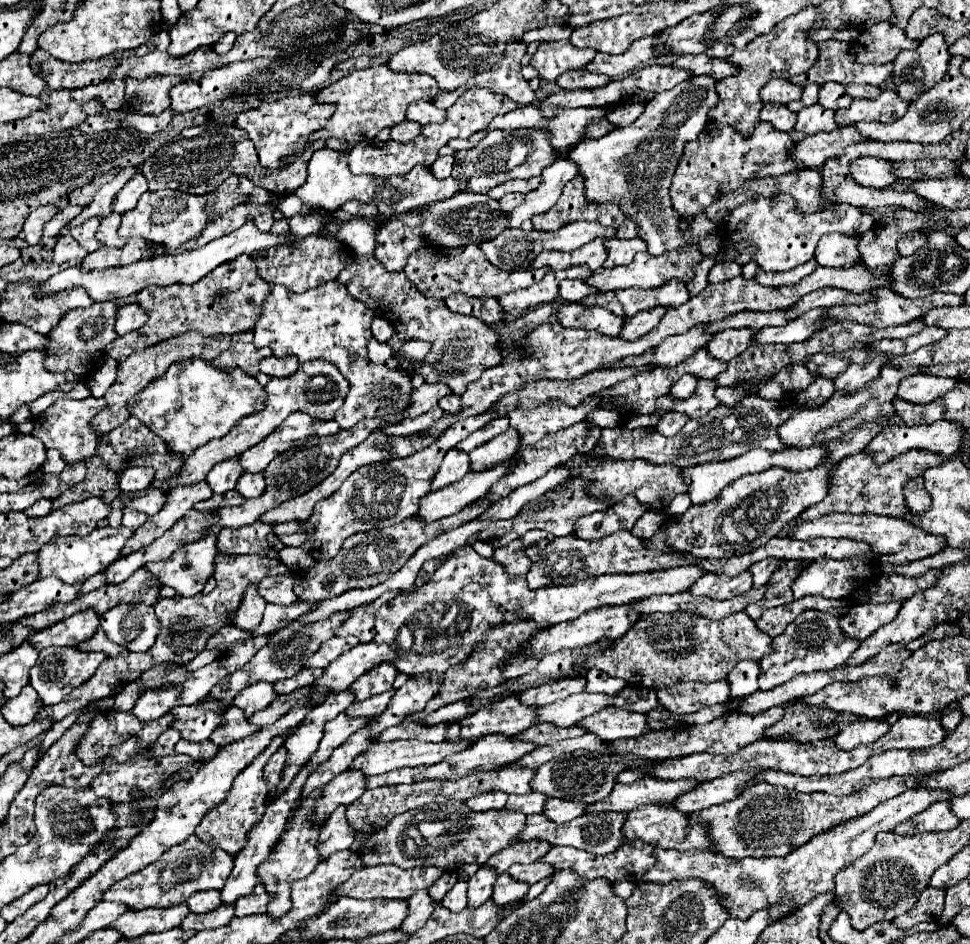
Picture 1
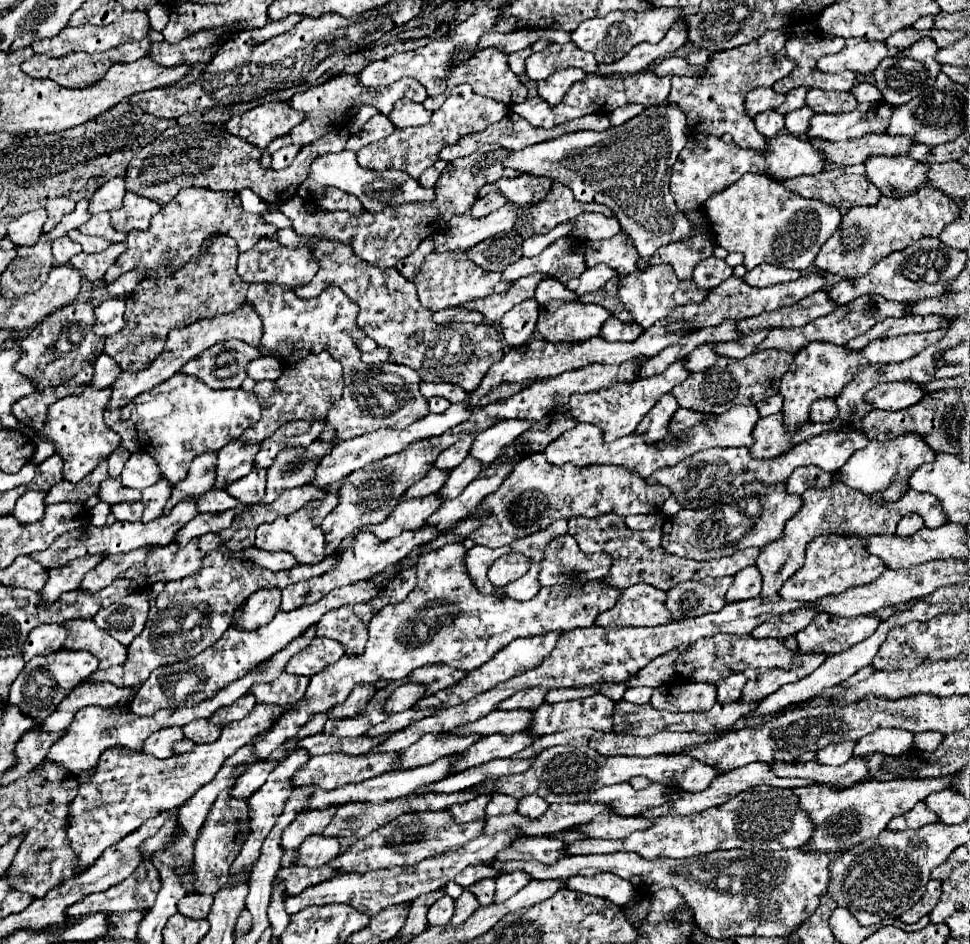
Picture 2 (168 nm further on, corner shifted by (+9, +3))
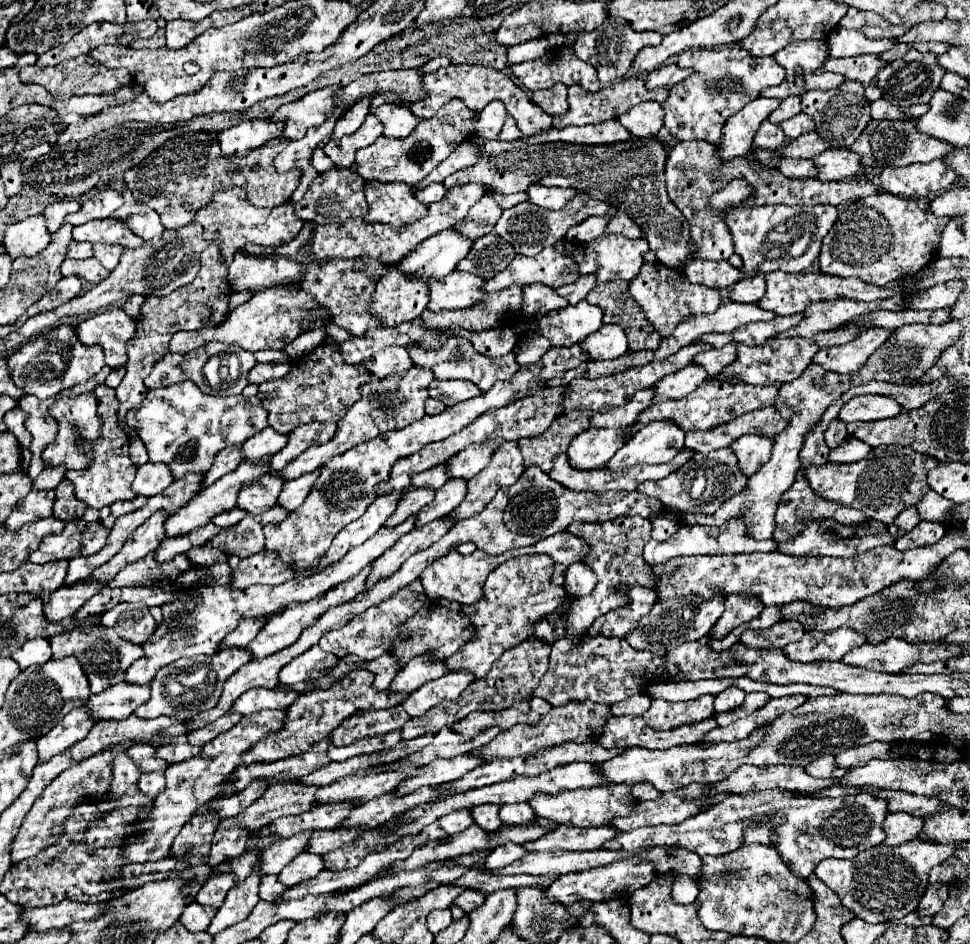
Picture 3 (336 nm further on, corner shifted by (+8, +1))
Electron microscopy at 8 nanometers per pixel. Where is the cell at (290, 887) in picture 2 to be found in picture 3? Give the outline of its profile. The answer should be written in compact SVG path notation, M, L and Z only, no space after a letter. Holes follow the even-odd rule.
M263 876L261 878L261 886L259 886L259 898L273 902L277 898L281 898L281 894L287 892L287 886L283 886L279 882L277 876Z

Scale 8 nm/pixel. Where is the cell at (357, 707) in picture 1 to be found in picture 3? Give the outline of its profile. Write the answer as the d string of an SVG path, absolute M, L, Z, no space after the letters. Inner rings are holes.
M449 672L435 682L427 682L427 686L421 686L415 690L415 694L409 694L401 706L409 716L425 714L429 708L441 704L443 700L457 698L473 680L475 676L471 672Z

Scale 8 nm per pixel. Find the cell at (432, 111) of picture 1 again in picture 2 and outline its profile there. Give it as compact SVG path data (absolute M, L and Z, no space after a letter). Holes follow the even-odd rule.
M398 100L394 104L394 110L388 114L390 122L396 128L408 128L408 126L424 126L430 120L432 112L428 112L422 104L410 102L410 100Z

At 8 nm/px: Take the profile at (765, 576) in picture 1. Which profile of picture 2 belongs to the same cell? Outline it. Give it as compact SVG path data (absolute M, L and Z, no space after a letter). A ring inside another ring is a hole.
M750 566L734 576L734 584L728 588L724 600L726 600L726 604L730 604L730 602L738 602L738 600L756 598L756 596L760 596L760 592L762 592L762 576L756 566Z

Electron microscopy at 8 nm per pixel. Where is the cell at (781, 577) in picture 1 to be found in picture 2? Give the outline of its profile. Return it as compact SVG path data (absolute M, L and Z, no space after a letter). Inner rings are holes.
M832 480L830 488L826 490L816 490L810 488L810 492L802 494L802 508L798 514L794 514L784 528L784 534L780 540L774 544L768 544L766 548L760 550L760 556L756 560L756 568L760 570L764 578L764 590L762 590L762 600L778 600L778 588L782 586L784 580L788 580L804 560L804 548L810 540L822 534L838 534L838 536L878 536L878 534L894 534L894 528L898 520L906 514L920 514L926 528L938 528L948 522L942 504L936 496L926 496L922 492L910 490L902 500L894 504L870 504L862 492L854 492L852 488L846 488L844 484L838 484L838 480Z

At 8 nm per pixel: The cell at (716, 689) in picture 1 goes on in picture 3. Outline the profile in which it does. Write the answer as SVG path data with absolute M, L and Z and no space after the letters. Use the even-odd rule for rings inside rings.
M713 694L699 696L697 700L687 702L667 702L667 700L653 700L651 708L643 714L647 726L655 730L671 730L675 726L701 722L715 714L713 710Z

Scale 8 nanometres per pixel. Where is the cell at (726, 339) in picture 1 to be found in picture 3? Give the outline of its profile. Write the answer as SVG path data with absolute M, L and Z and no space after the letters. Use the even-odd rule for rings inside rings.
M695 362L687 364L683 370L669 374L667 378L661 378L655 388L655 400L653 402L663 402L663 400L675 400L675 398L683 398L689 392L693 392L701 382L705 382L707 370L703 370L703 366L695 366Z

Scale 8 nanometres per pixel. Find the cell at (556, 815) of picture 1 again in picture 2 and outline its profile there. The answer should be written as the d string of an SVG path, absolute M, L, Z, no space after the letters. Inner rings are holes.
M522 796L518 800L518 814L528 818L540 818L546 812L548 804L540 796Z

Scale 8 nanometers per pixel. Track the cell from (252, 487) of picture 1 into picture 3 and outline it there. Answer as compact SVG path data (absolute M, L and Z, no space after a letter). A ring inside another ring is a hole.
M263 474L263 478L257 478L251 486L243 486L243 490L239 490L237 506L251 514L261 514L277 502L281 488L283 480L277 474Z

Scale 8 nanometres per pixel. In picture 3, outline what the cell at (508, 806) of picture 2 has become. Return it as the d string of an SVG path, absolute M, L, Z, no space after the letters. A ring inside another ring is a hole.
M491 804L475 806L473 818L475 824L479 824L483 830L497 830L499 826L503 826L503 822L499 822L499 806L491 806Z

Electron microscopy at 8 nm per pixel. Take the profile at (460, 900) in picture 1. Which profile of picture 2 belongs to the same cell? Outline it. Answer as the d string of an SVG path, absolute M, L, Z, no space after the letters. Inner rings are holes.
M442 896L436 904L428 910L428 922L430 926L442 926L450 922L450 916L454 912L454 900L450 896Z

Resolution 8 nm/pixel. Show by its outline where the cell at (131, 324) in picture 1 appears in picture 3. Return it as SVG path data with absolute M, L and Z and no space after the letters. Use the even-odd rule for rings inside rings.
M123 308L99 310L91 318L83 320L77 328L77 336L83 344L101 344L105 350L105 364L111 368L127 362L125 342L135 334L135 322Z

